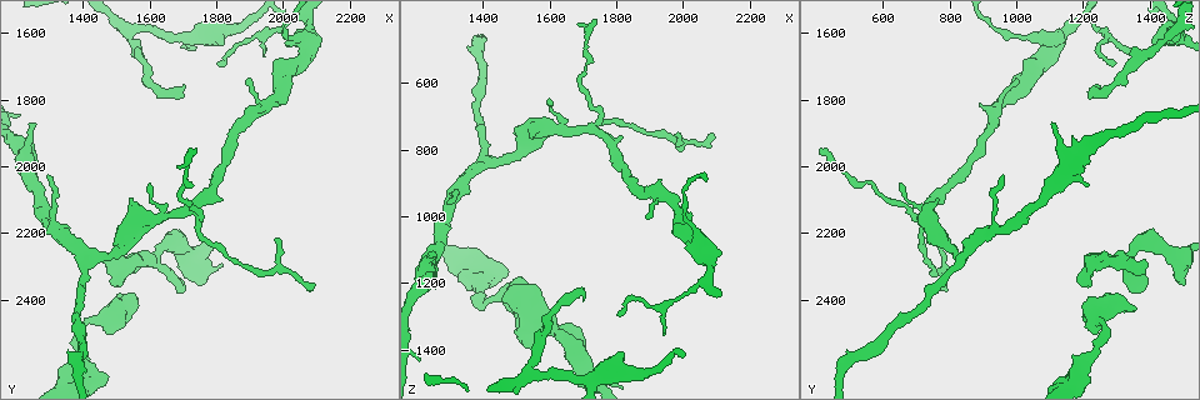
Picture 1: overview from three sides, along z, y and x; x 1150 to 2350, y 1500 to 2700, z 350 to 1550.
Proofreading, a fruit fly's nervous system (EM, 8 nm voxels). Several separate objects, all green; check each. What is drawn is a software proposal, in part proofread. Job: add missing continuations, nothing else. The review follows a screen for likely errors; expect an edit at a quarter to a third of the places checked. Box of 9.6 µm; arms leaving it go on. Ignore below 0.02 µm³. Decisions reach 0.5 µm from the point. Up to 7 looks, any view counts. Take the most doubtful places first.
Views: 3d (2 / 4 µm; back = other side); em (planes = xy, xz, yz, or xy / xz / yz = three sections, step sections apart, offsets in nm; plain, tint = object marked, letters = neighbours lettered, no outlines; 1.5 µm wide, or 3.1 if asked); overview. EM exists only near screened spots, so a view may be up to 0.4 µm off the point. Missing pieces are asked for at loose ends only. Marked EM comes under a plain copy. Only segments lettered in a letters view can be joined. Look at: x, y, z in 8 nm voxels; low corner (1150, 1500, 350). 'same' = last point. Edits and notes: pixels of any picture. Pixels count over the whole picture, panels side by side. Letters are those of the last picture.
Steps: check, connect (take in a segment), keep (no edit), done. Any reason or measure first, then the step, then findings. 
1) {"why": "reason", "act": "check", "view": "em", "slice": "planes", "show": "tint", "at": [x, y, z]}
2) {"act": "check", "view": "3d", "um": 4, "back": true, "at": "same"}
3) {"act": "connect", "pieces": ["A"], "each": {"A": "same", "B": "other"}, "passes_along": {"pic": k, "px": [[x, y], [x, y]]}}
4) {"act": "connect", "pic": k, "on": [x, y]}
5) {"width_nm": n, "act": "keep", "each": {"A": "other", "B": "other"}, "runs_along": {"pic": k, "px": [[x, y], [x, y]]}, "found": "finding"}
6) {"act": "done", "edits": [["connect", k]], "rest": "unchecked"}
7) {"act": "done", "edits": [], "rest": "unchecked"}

{"why": "an open end", "act": "check", "view": "3d", "um": 2, "back": true, "at": [1700, 2380, 1370]}

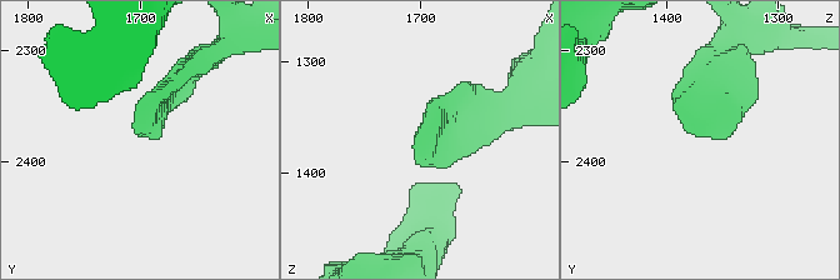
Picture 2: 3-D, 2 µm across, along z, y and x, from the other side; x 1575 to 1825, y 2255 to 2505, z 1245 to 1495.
{"why": "need the tissue", "act": "check", "view": "em", "slice": "planes", "show": "tint", "at": [1706, 2374, 1366]}

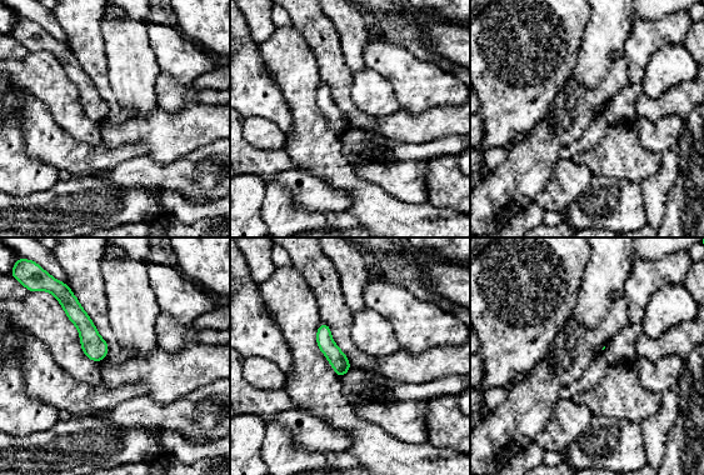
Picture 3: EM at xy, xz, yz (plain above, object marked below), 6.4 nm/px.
{"act": "check", "view": "em", "slice": "planes", "show": "letters", "at": "same"}

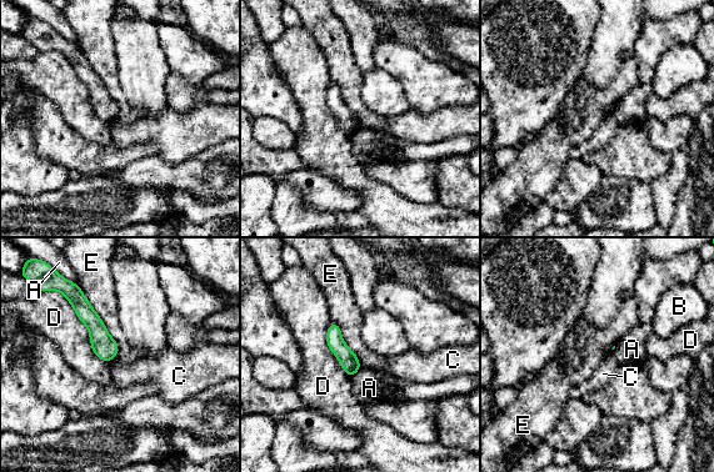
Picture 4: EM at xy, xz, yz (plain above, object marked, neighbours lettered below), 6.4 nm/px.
{"act": "keep", "each": {"A": "other", "B": "other", "C": "other", "D": "other", "E": "other"}, "runs_along": {"pic": 4, "px": [[78, 296], [111, 355]]}, "found": "none of them fits"}

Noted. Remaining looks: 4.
{"why": "thin end", "act": "check", "view": "em", "slice": "planes", "show": "letters", "at": [1590, 2050, 650]}

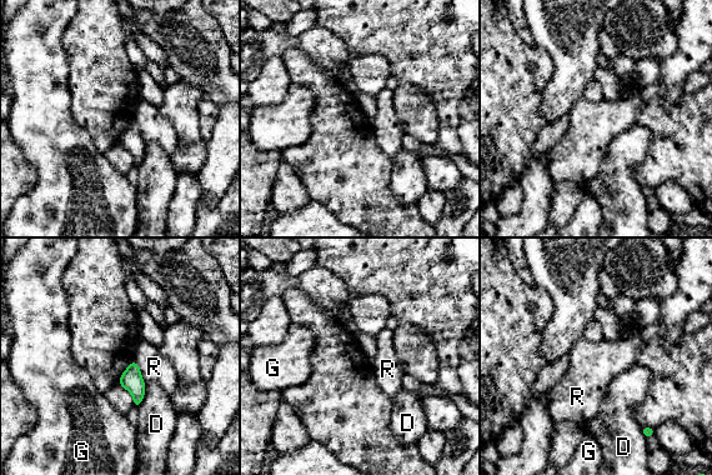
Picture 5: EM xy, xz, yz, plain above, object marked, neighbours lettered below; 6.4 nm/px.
{"width_nm": 130, "act": "keep", "each": {"D": "other", "G": "other", "R": "other"}, "border": {"pic": 5, "px": [[134, 359], [145, 383]]}, "found": "no lettered segment goes on from it"}

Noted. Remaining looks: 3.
{"why": "free end", "act": "check", "view": "em", "slice": "planes", "show": "letters", "at": [1560, 2270, 1210]}

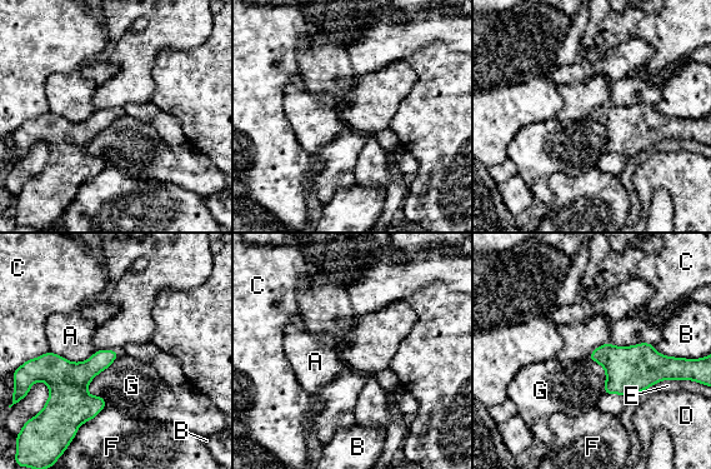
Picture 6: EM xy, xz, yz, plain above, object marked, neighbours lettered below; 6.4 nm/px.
{"act": "keep", "each": {"A": "other", "B": "other", "C": "other", "D": "other", "E": "other", "F": "other", "G": "other"}, "border": {"pic": 6, "px": [[120, 354], [86, 388], [105, 405]]}, "found": "no lettered segment goes on from it"}

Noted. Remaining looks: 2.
{"act": "done", "edits": [], "rest": "unchecked"}

